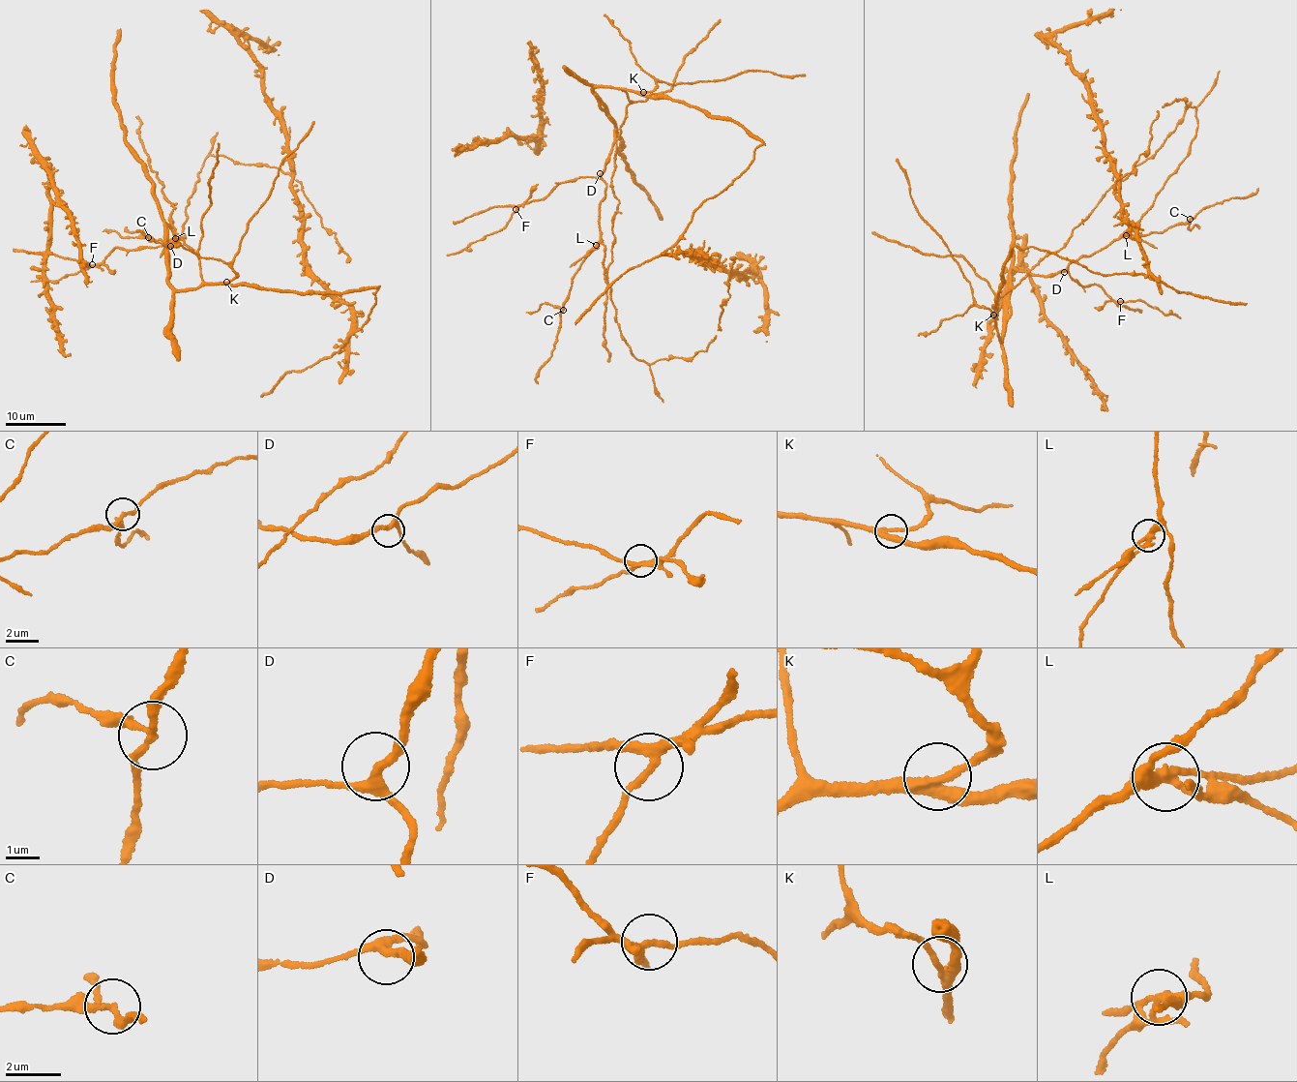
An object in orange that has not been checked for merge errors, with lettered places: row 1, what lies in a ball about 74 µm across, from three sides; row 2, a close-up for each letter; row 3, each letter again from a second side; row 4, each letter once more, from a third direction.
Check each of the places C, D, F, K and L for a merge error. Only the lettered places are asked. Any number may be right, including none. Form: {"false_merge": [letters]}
{"false_merge": ["C", "L"]}

